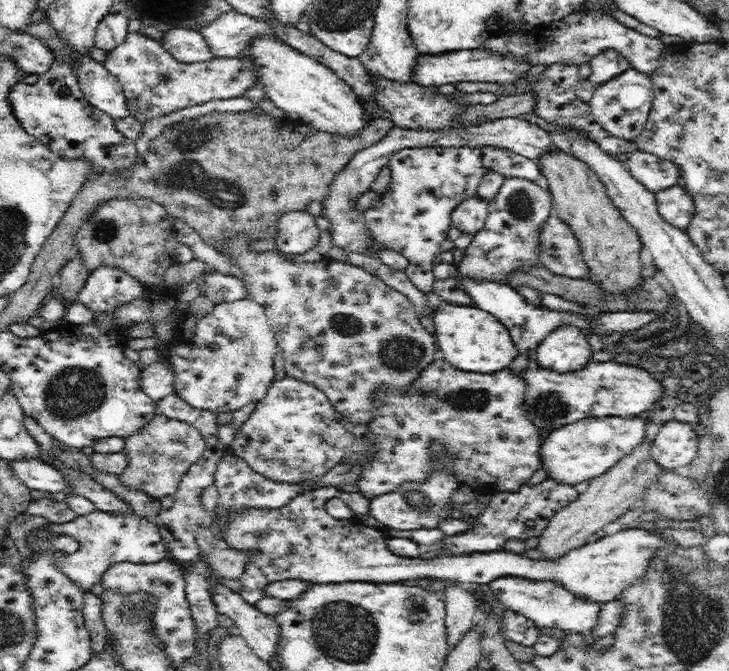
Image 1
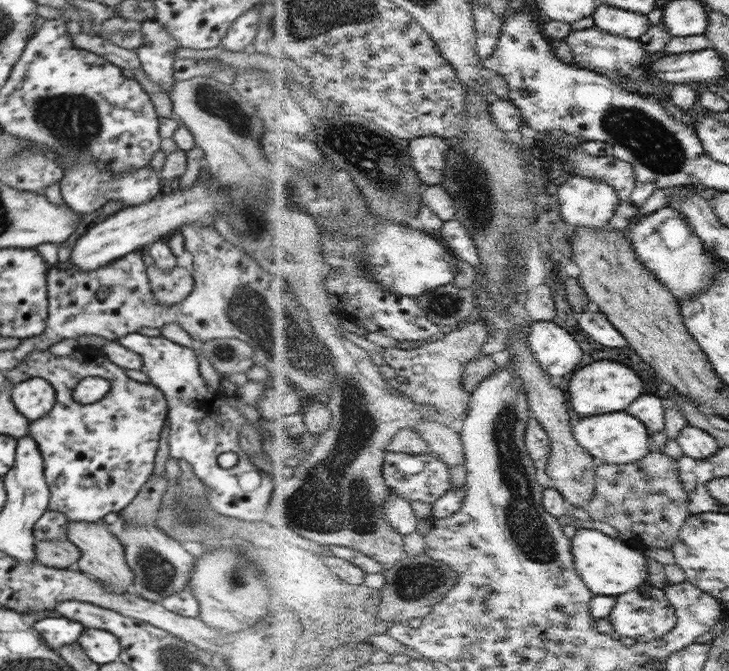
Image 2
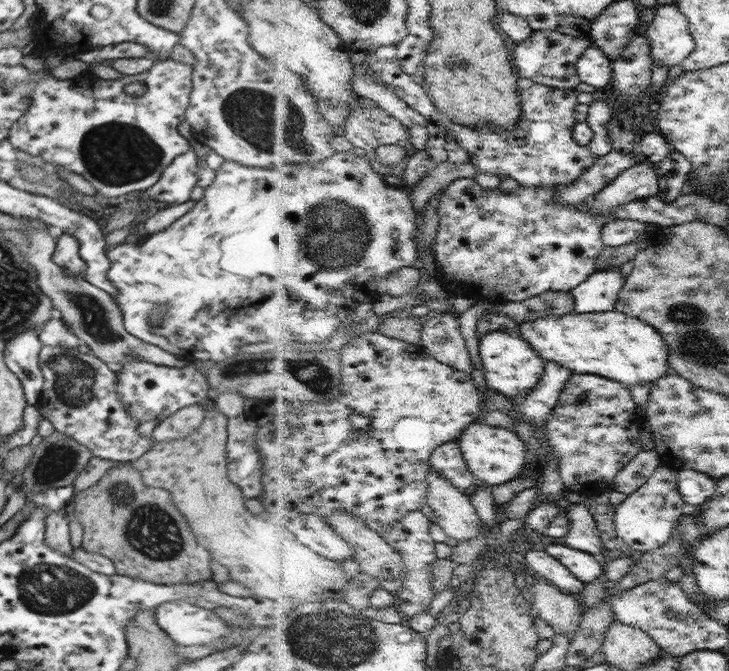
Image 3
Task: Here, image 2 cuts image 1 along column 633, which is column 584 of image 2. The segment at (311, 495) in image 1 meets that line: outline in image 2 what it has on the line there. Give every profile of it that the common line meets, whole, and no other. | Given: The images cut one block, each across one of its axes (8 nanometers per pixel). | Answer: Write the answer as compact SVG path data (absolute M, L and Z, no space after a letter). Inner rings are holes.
M583 526L573 538L574 554L577 560L578 572L589 584L590 590L596 595L621 595L646 586L650 580L650 566L648 556L643 548L624 539L622 536L612 538L602 530L590 529Z

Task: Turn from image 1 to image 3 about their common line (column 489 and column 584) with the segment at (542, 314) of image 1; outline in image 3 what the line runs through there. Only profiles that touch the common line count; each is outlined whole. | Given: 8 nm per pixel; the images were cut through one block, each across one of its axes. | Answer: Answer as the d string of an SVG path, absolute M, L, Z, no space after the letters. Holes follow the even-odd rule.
M622 267L597 271L586 283L572 291L576 295L575 312L616 311L626 283L627 277Z

